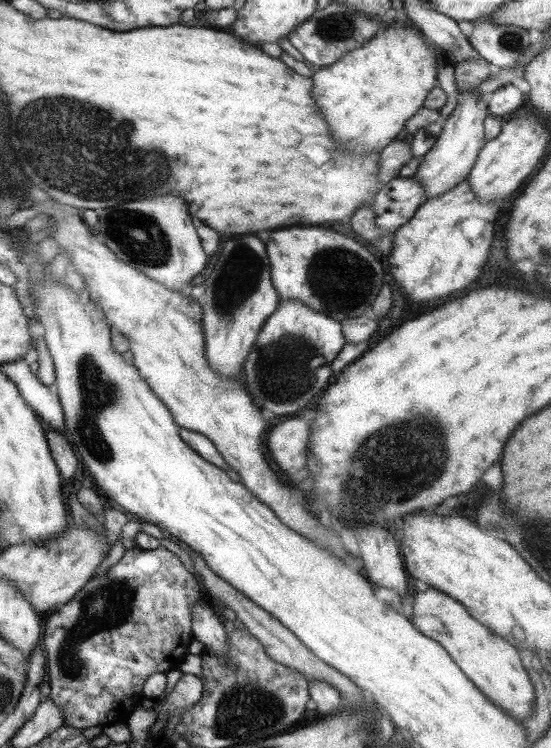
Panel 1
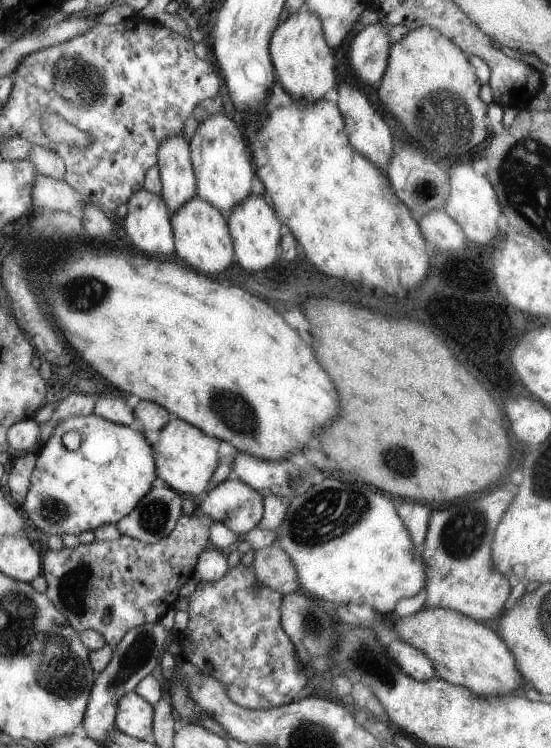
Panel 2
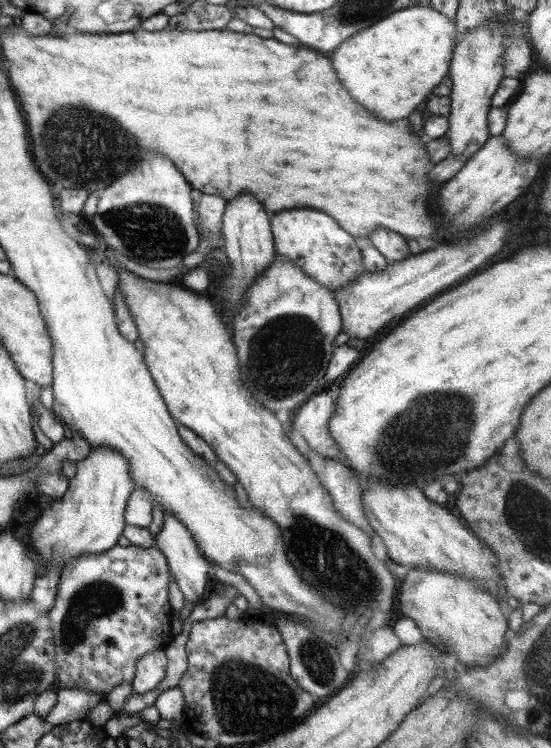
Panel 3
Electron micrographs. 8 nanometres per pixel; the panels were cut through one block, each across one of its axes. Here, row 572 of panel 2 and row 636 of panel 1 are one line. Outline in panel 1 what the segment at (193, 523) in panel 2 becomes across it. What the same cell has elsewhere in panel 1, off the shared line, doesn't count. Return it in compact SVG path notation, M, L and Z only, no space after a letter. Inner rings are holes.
M138 546L132 549L124 550L124 554L118 560L115 566L109 567L105 573L96 574L80 589L74 596L64 604L54 608L53 615L46 622L44 631L43 645L46 654L47 678L51 686L49 699L53 700L54 706L60 708L64 713L66 726L73 726L79 729L92 728L92 726L105 726L111 724L126 723L129 716L135 709L141 707L141 702L145 699L143 686L146 679L159 672L168 672L180 668L184 658L188 654L189 644L194 640L191 629L192 624L192 607L200 599L203 587L198 586L198 581L194 575L191 575L183 566L175 553L161 546L154 550L142 550Z

